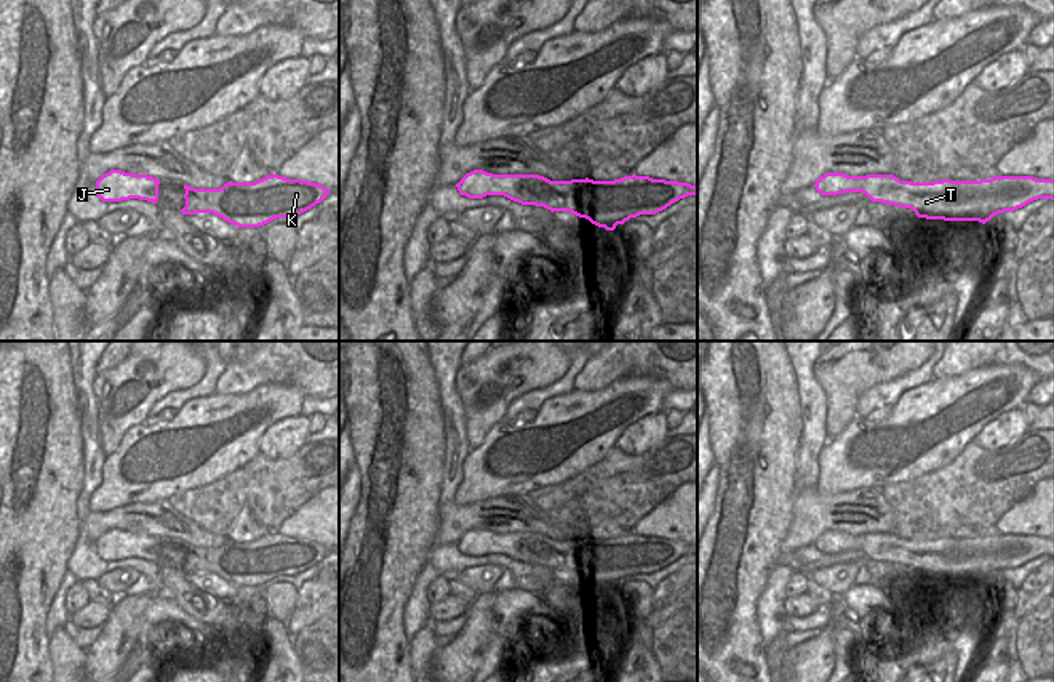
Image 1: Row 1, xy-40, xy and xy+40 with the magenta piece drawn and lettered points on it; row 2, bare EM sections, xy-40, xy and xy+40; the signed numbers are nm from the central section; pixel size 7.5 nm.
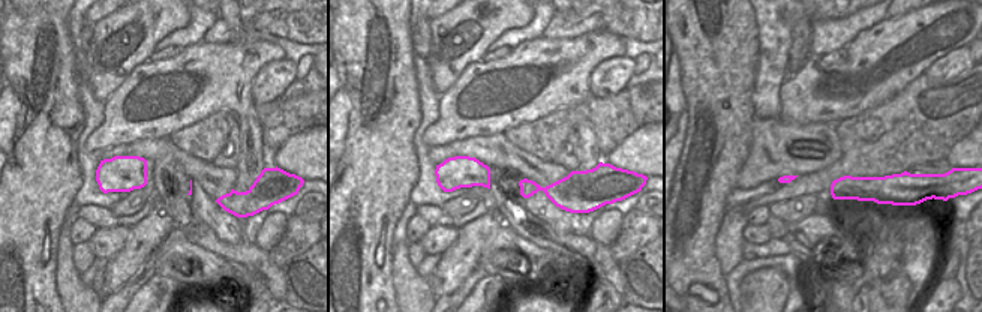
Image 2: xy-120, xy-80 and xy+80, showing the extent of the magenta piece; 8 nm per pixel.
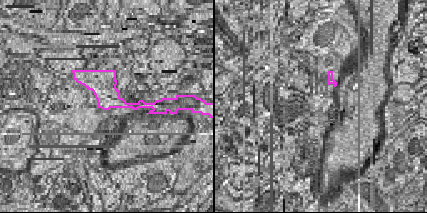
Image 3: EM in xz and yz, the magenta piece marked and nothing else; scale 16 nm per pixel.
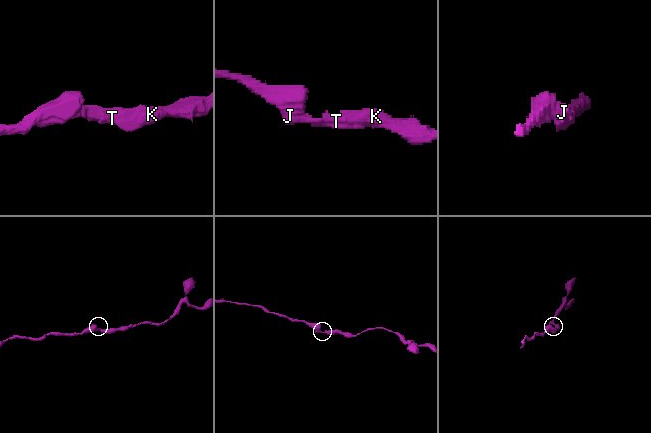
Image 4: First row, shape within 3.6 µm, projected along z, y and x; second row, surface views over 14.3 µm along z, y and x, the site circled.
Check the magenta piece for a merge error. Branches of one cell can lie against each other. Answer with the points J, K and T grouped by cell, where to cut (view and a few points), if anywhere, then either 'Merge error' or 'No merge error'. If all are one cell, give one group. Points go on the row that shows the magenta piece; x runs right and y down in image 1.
Groups: J K T. No split. No merge error

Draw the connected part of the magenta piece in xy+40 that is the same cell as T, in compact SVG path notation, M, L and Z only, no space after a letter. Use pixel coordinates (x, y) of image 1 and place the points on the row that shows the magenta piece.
M825 173L816 184L822 195L862 192L872 202L910 208L918 218L979 221L1014 211L1038 199L1054 200L1054 179L1033 176L995 176L980 181L900 181L894 175L848 176Z

